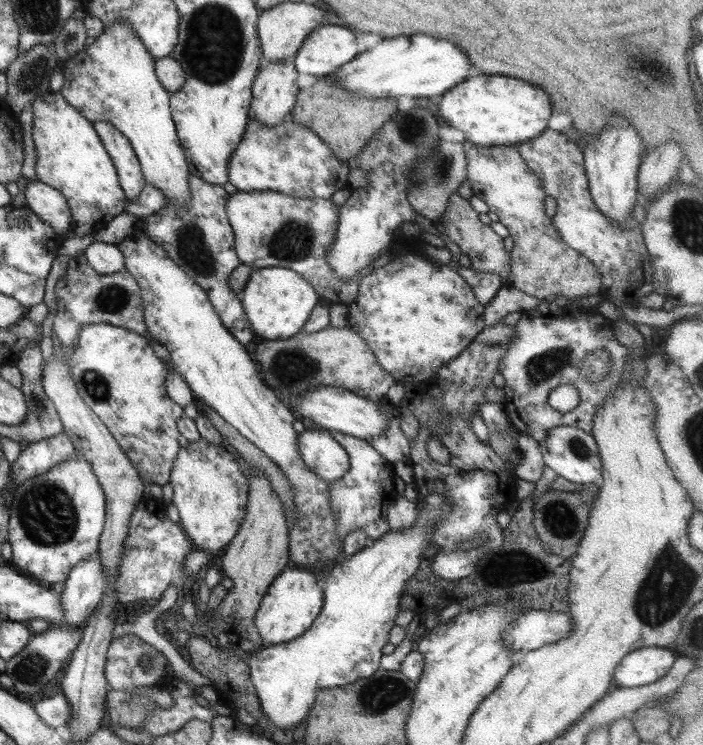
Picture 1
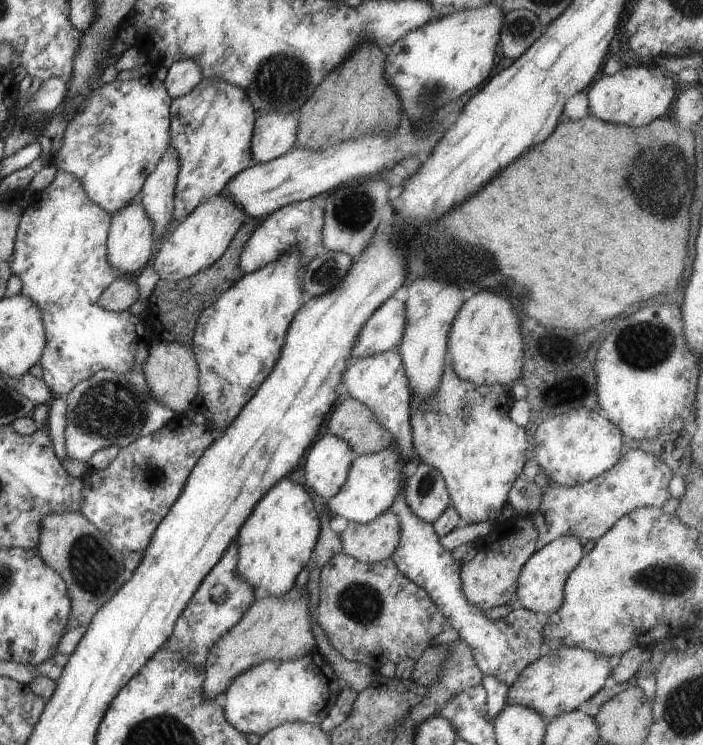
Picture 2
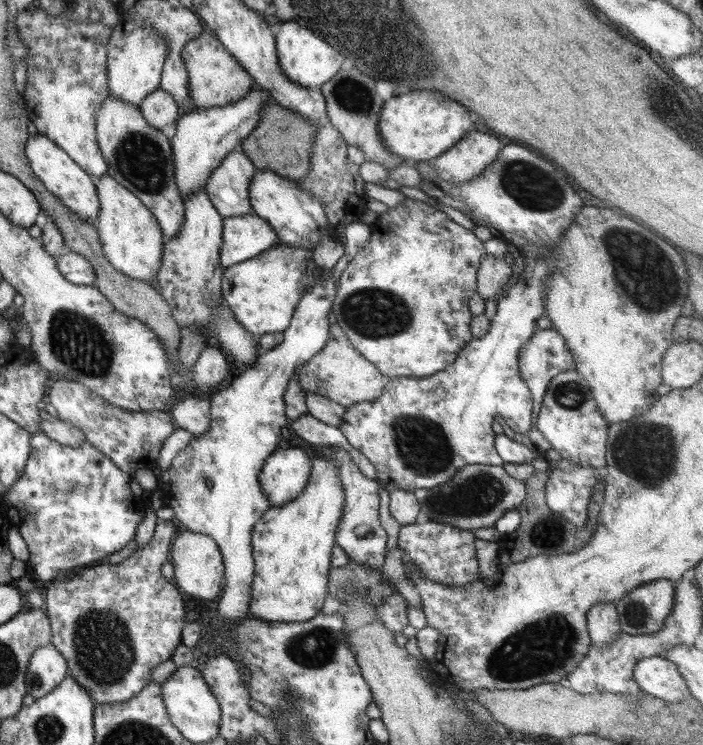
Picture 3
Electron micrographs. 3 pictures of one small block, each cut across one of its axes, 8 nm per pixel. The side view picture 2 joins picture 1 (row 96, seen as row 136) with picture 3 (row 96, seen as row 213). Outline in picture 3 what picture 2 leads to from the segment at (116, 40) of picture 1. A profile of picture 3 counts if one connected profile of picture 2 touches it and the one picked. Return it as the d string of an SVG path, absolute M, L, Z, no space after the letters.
M110 94L96 113L96 138L108 163L108 175L130 190L155 215L166 240L174 239L182 229L185 200L174 181L174 157L170 138L150 126L139 107Z

